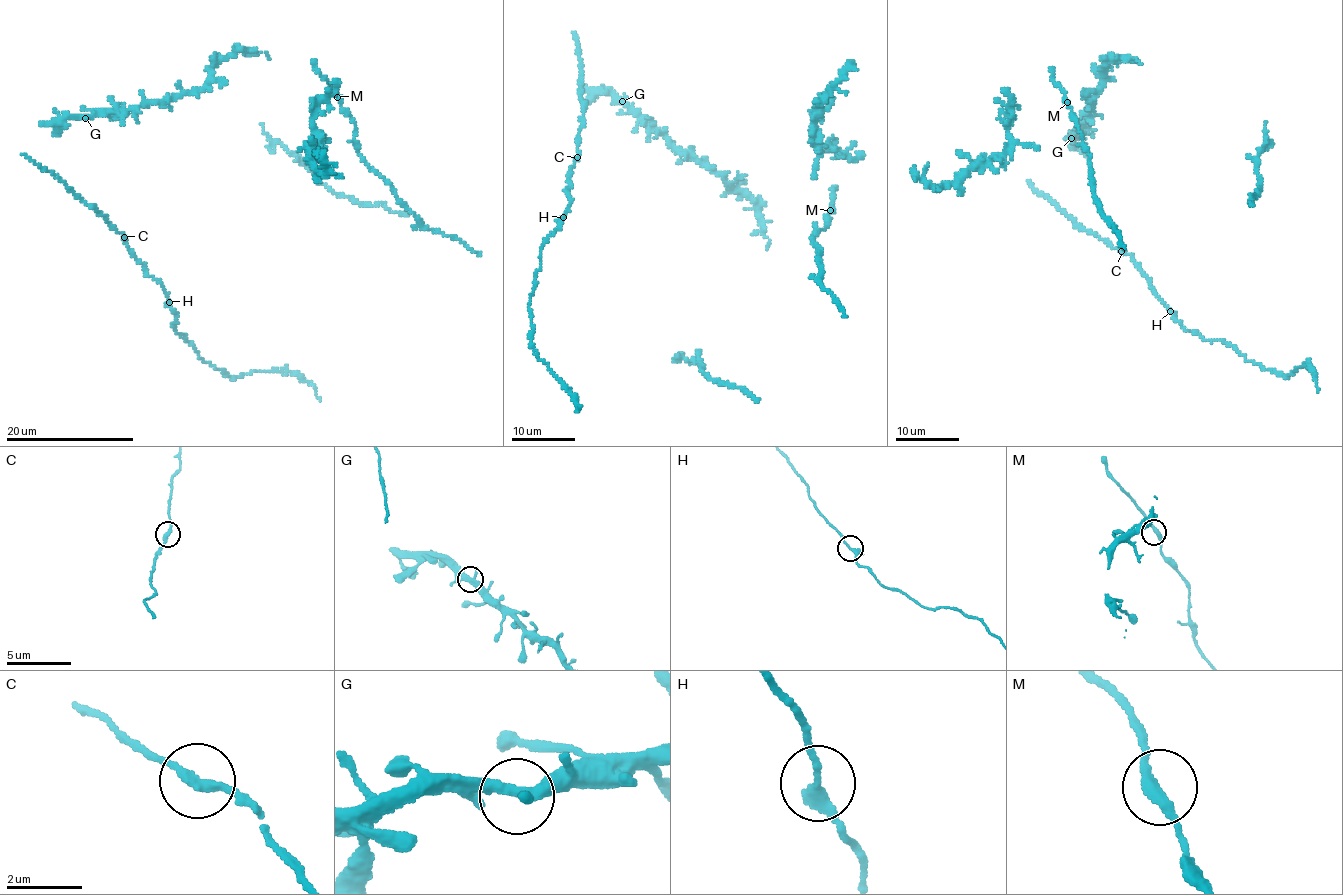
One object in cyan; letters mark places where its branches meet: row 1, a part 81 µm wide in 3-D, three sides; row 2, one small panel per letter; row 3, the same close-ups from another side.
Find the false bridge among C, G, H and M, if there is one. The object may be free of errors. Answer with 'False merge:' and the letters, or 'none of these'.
False merge: none of these

